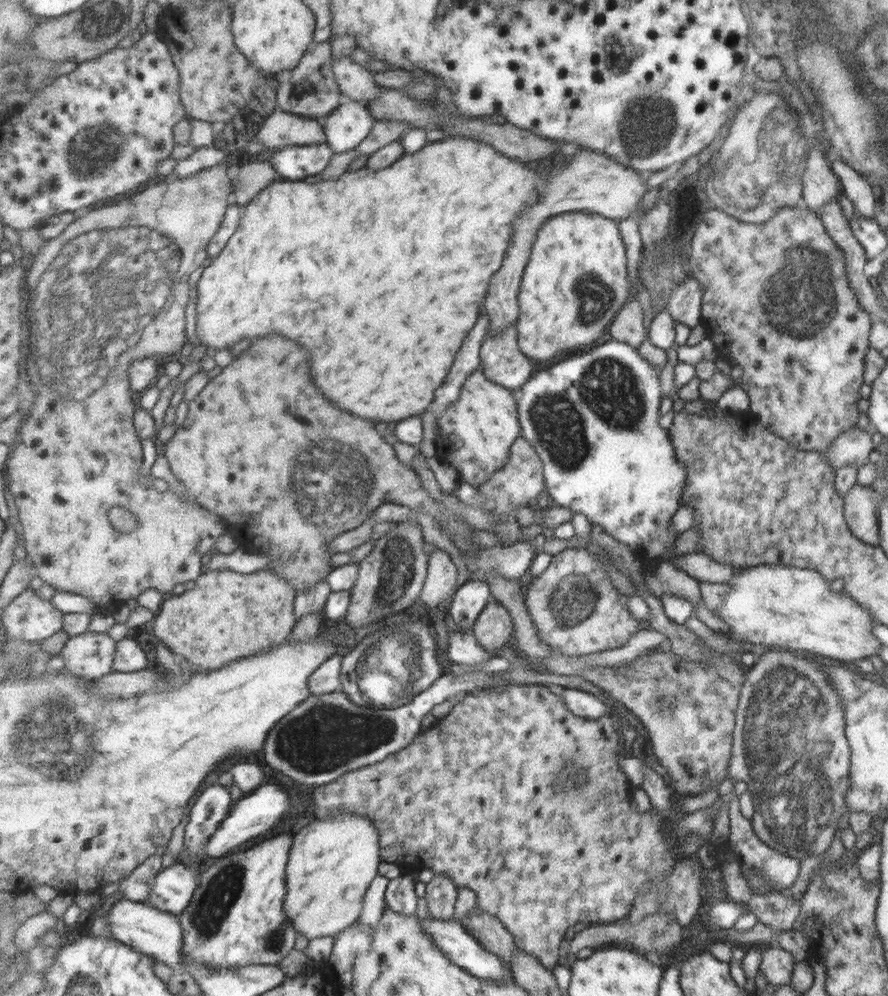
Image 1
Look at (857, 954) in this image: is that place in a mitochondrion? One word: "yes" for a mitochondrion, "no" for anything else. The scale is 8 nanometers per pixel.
no

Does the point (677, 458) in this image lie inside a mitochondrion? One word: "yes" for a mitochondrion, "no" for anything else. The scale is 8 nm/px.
no

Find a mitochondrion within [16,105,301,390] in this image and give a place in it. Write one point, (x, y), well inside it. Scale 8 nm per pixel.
(107, 146)

